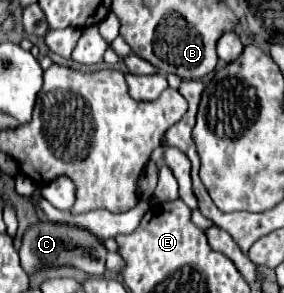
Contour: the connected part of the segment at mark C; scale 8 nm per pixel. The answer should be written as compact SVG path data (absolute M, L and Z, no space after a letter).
M38 221L30 225L22 235L20 245L20 263L28 275L36 275L36 271L48 267L76 267L90 277L104 277L106 271L106 247L104 243L90 233L88 229L74 227L68 223L52 223L52 221Z

